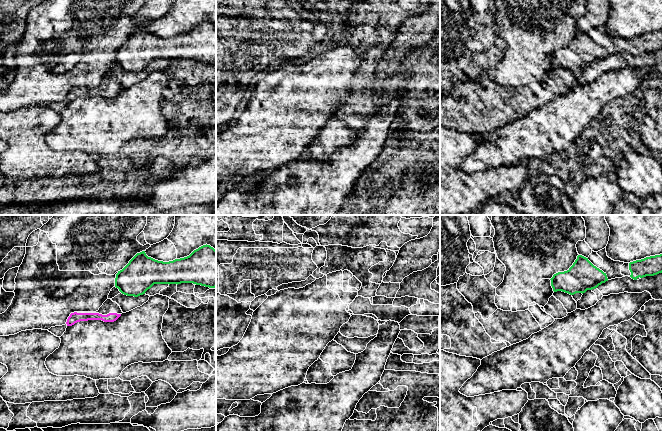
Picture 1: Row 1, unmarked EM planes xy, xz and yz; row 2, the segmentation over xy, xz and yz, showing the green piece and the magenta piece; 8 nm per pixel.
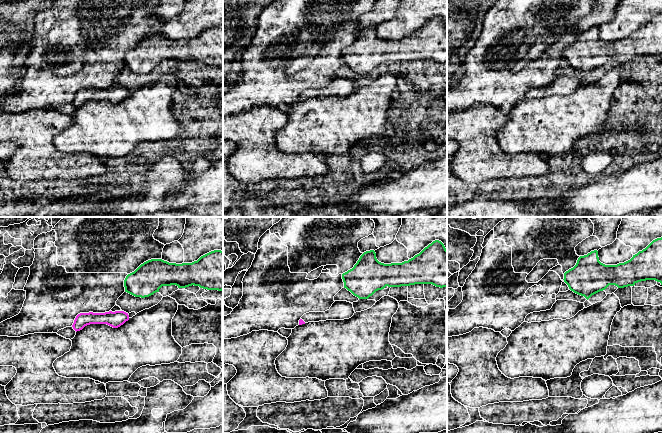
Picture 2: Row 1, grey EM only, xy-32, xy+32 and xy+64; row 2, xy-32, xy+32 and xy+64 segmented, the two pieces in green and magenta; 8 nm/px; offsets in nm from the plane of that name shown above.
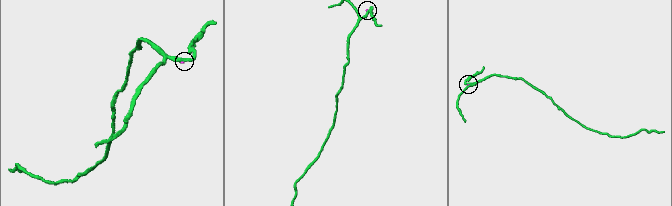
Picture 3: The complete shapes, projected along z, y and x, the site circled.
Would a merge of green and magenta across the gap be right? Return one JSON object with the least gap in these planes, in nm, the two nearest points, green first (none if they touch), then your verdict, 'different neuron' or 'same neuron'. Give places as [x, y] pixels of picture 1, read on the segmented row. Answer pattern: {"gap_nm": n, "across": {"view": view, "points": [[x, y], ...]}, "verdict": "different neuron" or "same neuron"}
{"gap_nm": 160, "across": {"view": "xy", "points": [[127, 295], [120, 314]]}, "verdict": "different neuron"}

